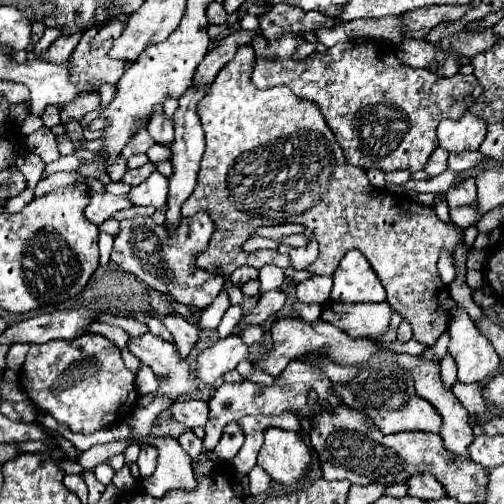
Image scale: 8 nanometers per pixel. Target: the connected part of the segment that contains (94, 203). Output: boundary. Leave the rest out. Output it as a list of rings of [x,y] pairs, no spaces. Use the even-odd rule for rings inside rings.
[[[90,191],[90,205],[84,209],[84,217],[90,221],[90,223],[96,223],[100,225],[102,221],[106,221],[108,217],[112,217],[116,211],[122,211],[122,209],[130,209],[132,203],[126,195],[110,195],[110,193],[94,193]]]

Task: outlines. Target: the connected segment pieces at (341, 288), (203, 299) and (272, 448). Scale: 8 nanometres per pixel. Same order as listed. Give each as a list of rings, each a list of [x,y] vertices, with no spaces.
[[[352,249],[350,253],[344,255],[332,277],[334,277],[334,287],[330,295],[332,301],[342,303],[386,301],[386,289],[382,287],[368,259],[358,249]]]
[[[198,211],[192,217],[180,217],[174,231],[170,231],[166,223],[156,225],[132,221],[134,219],[126,219],[120,223],[120,233],[114,237],[110,261],[122,271],[136,275],[158,293],[170,295],[176,303],[194,305],[200,309],[208,307],[224,289],[224,277],[196,267],[196,255],[208,247],[214,233],[214,221],[210,215],[206,215],[206,211]]]
[[[270,427],[264,433],[258,467],[262,467],[274,481],[294,487],[312,471],[312,455],[296,433]]]

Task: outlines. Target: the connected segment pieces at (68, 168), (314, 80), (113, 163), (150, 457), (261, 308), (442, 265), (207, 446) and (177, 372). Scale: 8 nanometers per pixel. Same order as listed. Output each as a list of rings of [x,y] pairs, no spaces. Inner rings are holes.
[[[85,149],[76,150],[72,155],[60,156],[58,160],[55,160],[45,166],[44,173],[42,174],[42,179],[47,178],[56,172],[72,172],[78,169],[78,162],[81,159],[94,159],[98,151],[89,151]]]
[[[280,3],[280,5],[272,5],[270,11],[268,11],[266,15],[260,17],[260,29],[262,29],[262,35],[270,41],[270,45],[268,45],[268,47],[262,51],[262,55],[256,59],[256,67],[254,67],[254,73],[252,73],[252,83],[254,83],[258,89],[270,89],[270,87],[274,87],[274,85],[286,85],[286,87],[290,87],[290,91],[292,91],[298,99],[306,99],[306,101],[316,103],[316,105],[320,107],[322,115],[324,115],[324,121],[328,123],[328,127],[330,127],[332,133],[336,135],[340,147],[344,149],[346,161],[348,161],[350,165],[362,167],[362,169],[366,169],[366,171],[378,167],[378,169],[384,171],[384,173],[388,173],[388,171],[396,171],[396,169],[408,169],[408,171],[416,173],[416,171],[424,169],[428,157],[430,157],[432,151],[438,147],[438,139],[436,139],[436,127],[438,127],[438,123],[440,123],[442,119],[460,119],[460,117],[470,109],[470,105],[472,105],[472,103],[482,95],[482,87],[480,87],[478,79],[476,79],[474,75],[462,75],[462,73],[458,73],[458,75],[454,75],[454,77],[446,77],[446,79],[442,79],[442,77],[438,77],[436,73],[430,73],[428,69],[412,69],[412,67],[406,67],[406,65],[402,65],[402,63],[398,61],[396,51],[394,51],[392,45],[376,43],[374,39],[358,39],[358,41],[336,43],[336,45],[330,47],[326,53],[314,53],[314,55],[310,55],[308,59],[304,59],[304,61],[294,61],[294,59],[292,59],[294,49],[302,43],[302,39],[294,37],[296,31],[316,31],[316,29],[322,27],[322,25],[324,25],[324,27],[330,27],[330,25],[334,25],[334,23],[336,23],[334,19],[330,19],[330,17],[318,13],[318,11],[302,11],[300,7],[292,7],[292,5],[284,5],[284,3]]]
[[[116,155],[114,159],[106,161],[106,171],[108,171],[108,175],[110,175],[112,181],[120,181],[126,169],[128,169],[126,167],[126,159],[122,159],[122,155]]]
[[[142,445],[136,463],[140,467],[140,475],[142,477],[150,477],[154,473],[154,469],[156,469],[156,463],[158,463],[158,451],[156,451],[156,447]]]
[[[282,289],[262,293],[254,311],[242,319],[242,323],[234,329],[234,333],[238,333],[238,329],[246,327],[246,325],[264,325],[266,319],[274,317],[284,307],[284,303],[286,303],[286,293]]]
[[[442,249],[442,253],[440,253],[437,268],[442,282],[446,285],[450,285],[456,277],[456,269],[454,263],[452,263],[452,255],[450,255],[446,249]]]
[[[292,361],[282,371],[282,375],[276,377],[276,381],[272,385],[262,385],[262,383],[252,383],[252,381],[232,383],[232,385],[230,383],[224,383],[216,391],[216,395],[212,397],[212,412],[209,413],[208,421],[204,427],[204,451],[212,451],[216,447],[216,443],[220,441],[222,429],[230,421],[236,421],[236,419],[246,417],[246,415],[268,415],[268,417],[274,417],[274,415],[280,415],[284,411],[292,411],[296,415],[302,415],[306,419],[312,419],[314,417],[314,411],[308,407],[308,393],[310,391],[316,393],[316,397],[318,397],[318,403],[316,405],[320,409],[328,409],[328,405],[330,407],[342,405],[342,399],[338,399],[338,395],[334,395],[332,383],[324,375],[324,371],[314,369],[310,363],[304,363],[304,361]]]
[[[146,331],[140,337],[130,337],[126,347],[158,375],[160,387],[156,393],[166,393],[168,397],[176,399],[178,395],[196,391],[196,379],[192,371],[188,363],[178,357],[178,351],[172,343],[166,343],[164,339]]]

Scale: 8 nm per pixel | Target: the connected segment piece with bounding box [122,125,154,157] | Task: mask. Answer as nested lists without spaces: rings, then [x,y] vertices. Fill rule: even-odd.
[[[142,125],[134,133],[134,139],[130,139],[130,143],[126,143],[126,147],[122,149],[122,155],[124,157],[130,157],[134,153],[146,153],[150,145],[154,145],[154,139],[150,139],[150,135],[146,131],[146,125]]]

